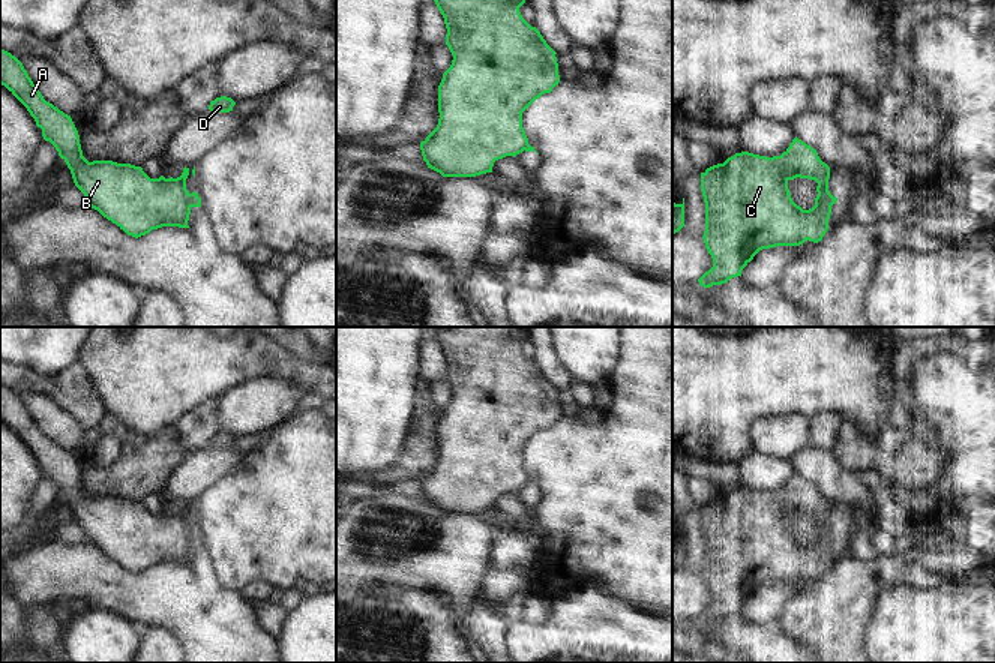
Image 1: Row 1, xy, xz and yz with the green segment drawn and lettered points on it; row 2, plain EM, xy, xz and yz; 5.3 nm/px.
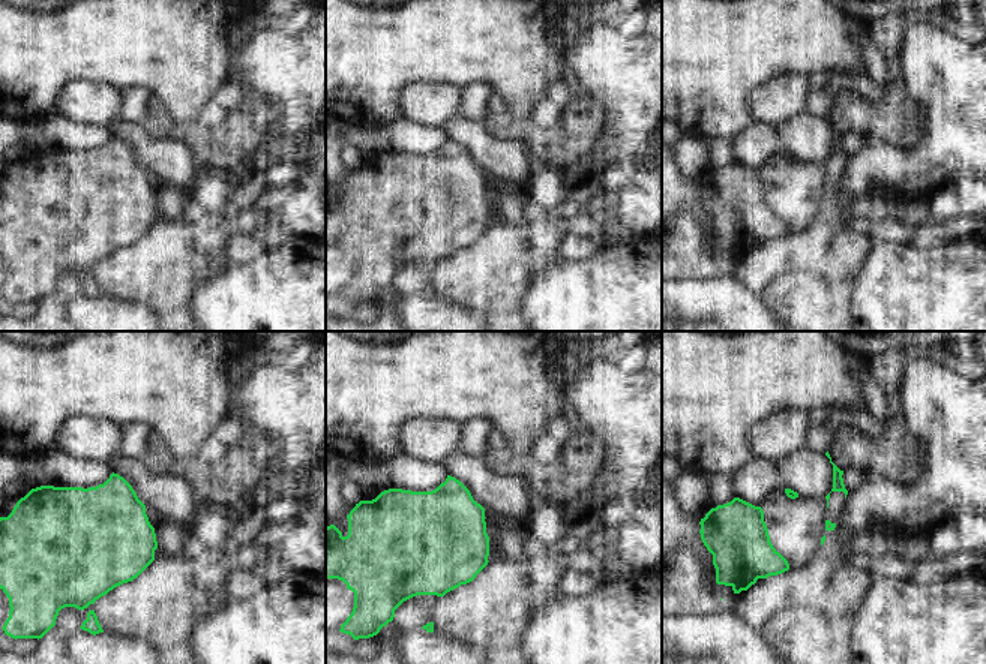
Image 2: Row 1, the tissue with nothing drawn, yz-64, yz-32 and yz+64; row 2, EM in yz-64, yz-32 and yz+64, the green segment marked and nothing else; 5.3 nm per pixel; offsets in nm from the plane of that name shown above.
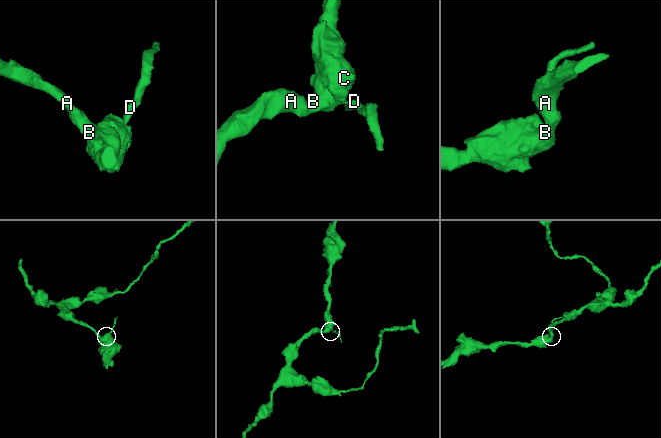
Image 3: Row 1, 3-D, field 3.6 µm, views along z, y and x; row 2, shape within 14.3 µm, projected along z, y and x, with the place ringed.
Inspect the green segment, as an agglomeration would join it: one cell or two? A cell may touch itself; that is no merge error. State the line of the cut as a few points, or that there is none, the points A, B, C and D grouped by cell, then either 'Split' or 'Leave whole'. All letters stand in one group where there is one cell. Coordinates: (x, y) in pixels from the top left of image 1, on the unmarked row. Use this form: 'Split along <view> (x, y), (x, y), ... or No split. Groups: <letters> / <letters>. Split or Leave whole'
Split along xy (188, 530), (189, 543). Groups: A B C / D. Split

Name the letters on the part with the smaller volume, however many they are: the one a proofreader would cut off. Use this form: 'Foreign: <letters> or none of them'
Foreign: D

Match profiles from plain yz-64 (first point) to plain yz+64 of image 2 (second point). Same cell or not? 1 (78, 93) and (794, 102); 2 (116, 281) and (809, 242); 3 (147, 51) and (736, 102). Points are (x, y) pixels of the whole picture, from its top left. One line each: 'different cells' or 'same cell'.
1: same cell
2: different cells
3: same cell

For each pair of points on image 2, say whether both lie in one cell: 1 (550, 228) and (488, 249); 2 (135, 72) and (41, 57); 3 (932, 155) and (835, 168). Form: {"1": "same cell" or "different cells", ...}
{"1": "same cell", "2": "same cell", "3": "different cells"}

